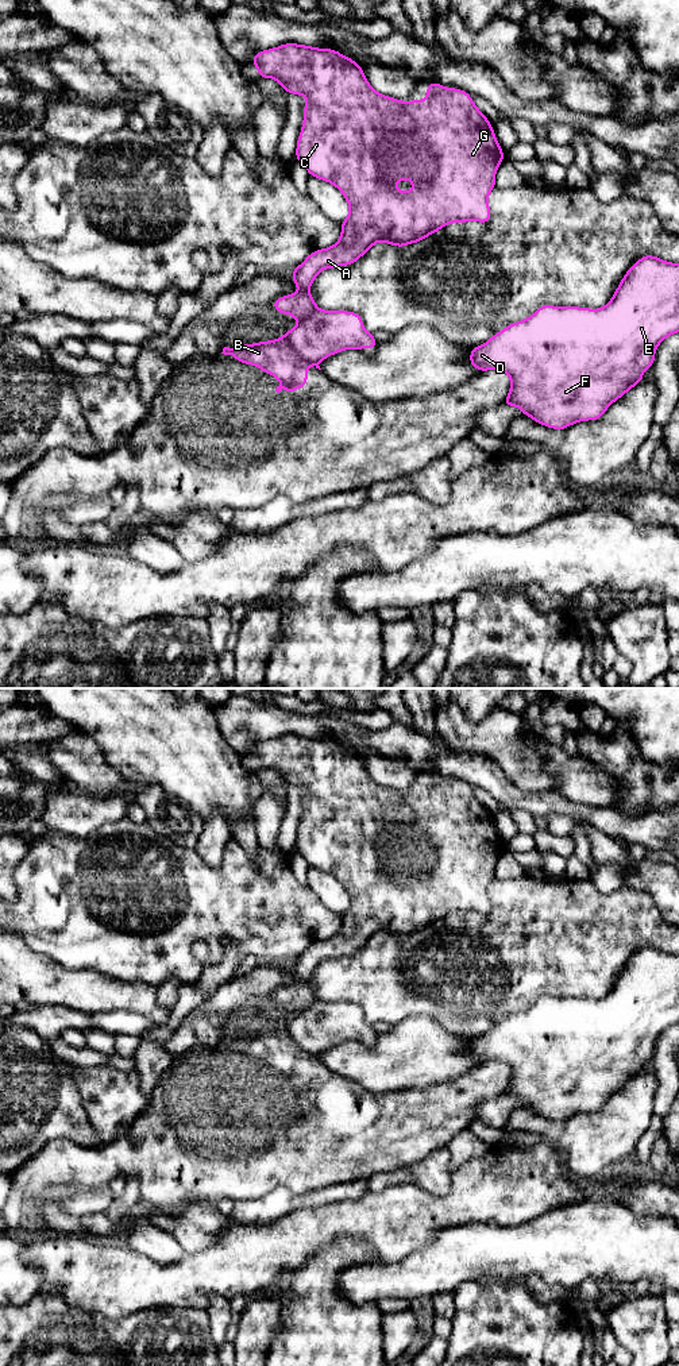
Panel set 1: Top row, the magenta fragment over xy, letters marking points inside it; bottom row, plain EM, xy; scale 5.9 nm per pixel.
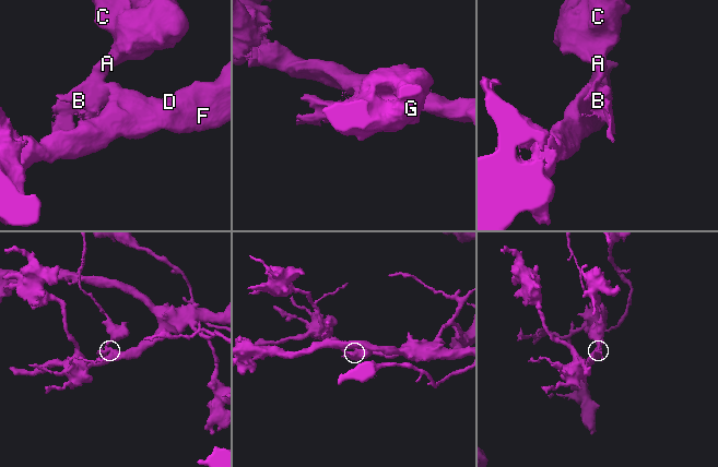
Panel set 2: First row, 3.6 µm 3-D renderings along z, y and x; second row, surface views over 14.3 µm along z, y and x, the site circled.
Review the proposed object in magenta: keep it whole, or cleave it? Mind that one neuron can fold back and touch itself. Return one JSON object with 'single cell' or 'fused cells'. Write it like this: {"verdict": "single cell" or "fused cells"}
{"verdict": "fused cells"}

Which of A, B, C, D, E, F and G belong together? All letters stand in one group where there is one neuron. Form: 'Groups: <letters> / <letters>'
Groups: A B C G / D E F

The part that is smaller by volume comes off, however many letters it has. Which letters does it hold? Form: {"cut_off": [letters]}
{"cut_off": ["A", "B", "C", "G"]}

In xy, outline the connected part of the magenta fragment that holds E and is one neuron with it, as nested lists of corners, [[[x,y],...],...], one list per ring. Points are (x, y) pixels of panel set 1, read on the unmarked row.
[[[655,946],[641,948],[629,958],[612,991],[599,1000],[541,996],[525,1011],[509,1015],[489,1033],[470,1043],[470,1056],[481,1064],[499,1061],[510,1068],[510,1083],[502,1096],[516,1097],[524,1107],[552,1119],[566,1120],[579,1112],[599,1111],[606,1100],[632,1078],[655,1054],[655,1042],[668,1027],[679,1023],[679,954]]]

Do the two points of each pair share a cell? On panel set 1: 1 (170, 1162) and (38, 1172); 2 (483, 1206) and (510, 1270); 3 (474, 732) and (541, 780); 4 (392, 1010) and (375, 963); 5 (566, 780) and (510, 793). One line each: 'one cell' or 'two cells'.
1: one cell
2: two cells
3: one cell
4: one cell
5: two cells

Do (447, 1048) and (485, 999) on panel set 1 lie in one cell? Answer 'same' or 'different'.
different

